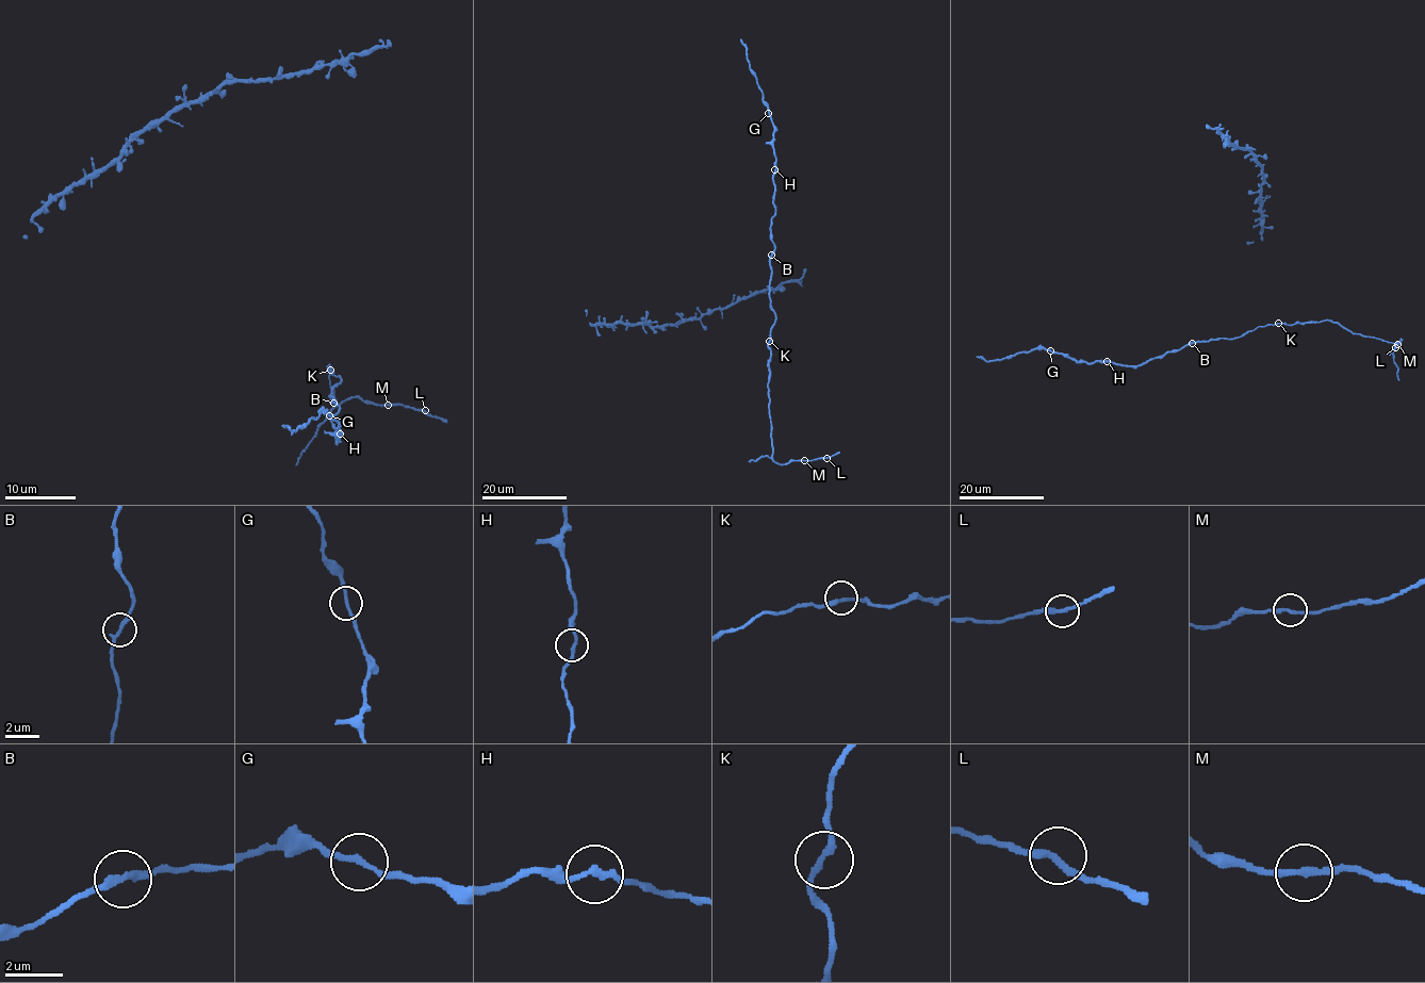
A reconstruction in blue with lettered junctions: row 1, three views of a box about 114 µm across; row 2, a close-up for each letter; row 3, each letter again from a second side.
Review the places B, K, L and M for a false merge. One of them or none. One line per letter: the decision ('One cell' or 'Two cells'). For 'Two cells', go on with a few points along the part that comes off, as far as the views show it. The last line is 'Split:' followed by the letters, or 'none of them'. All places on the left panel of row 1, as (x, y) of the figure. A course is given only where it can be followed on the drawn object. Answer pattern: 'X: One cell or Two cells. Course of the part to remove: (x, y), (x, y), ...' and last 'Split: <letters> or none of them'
B: One cell
K: One cell
L: One cell
M: One cell
Split: none of them

